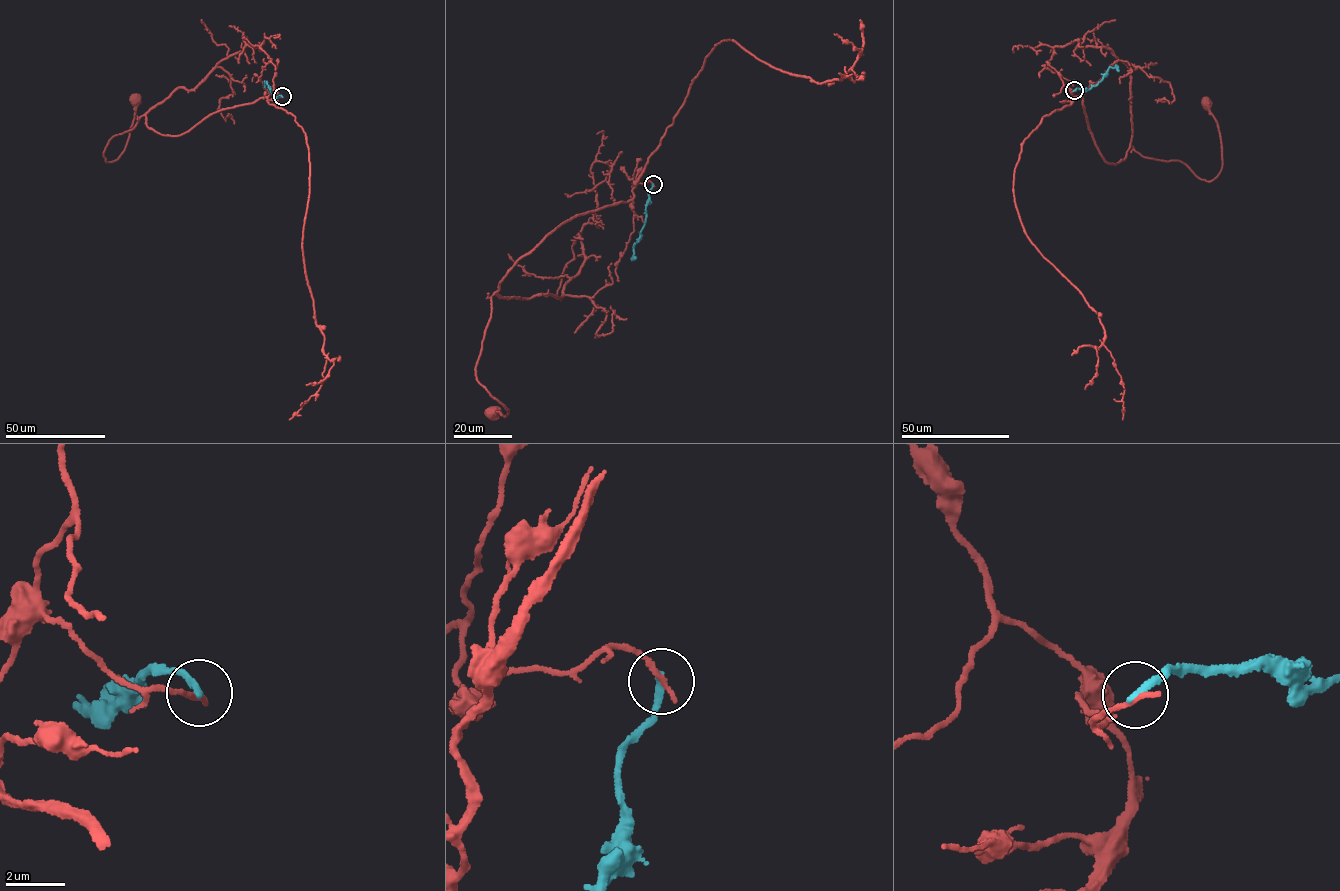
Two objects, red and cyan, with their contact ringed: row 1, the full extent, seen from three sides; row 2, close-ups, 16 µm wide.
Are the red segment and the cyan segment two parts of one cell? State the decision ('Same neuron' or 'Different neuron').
Different neuron

